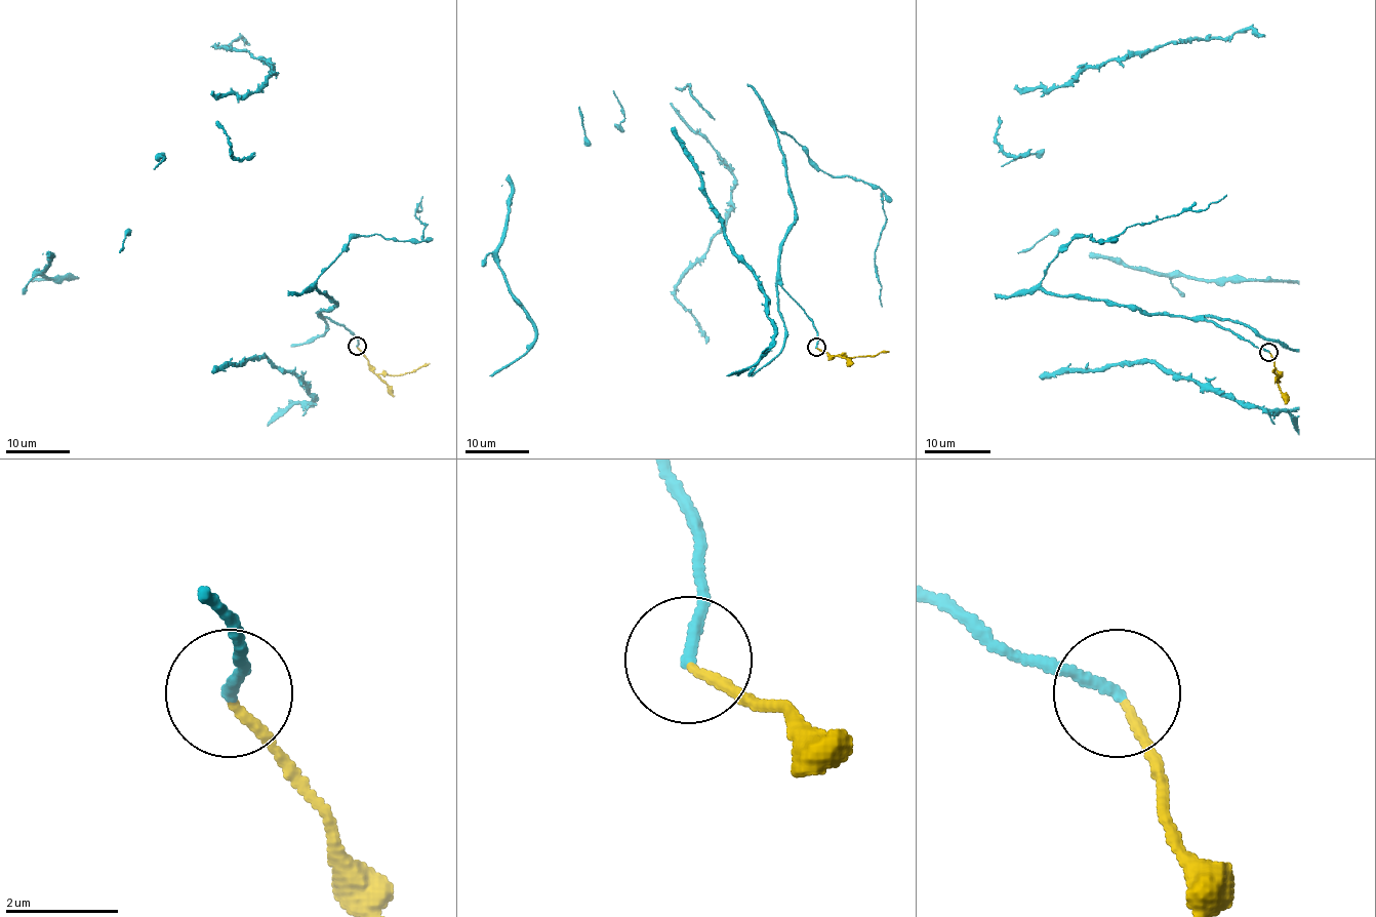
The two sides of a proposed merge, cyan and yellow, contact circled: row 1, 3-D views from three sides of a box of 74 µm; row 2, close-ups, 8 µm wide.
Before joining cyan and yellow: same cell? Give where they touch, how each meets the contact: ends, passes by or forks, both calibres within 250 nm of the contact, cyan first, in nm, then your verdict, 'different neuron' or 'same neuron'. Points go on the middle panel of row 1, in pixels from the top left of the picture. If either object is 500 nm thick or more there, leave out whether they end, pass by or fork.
(816, 347) | cyan ends | yellow ends | 200/170 nm | different neuron

